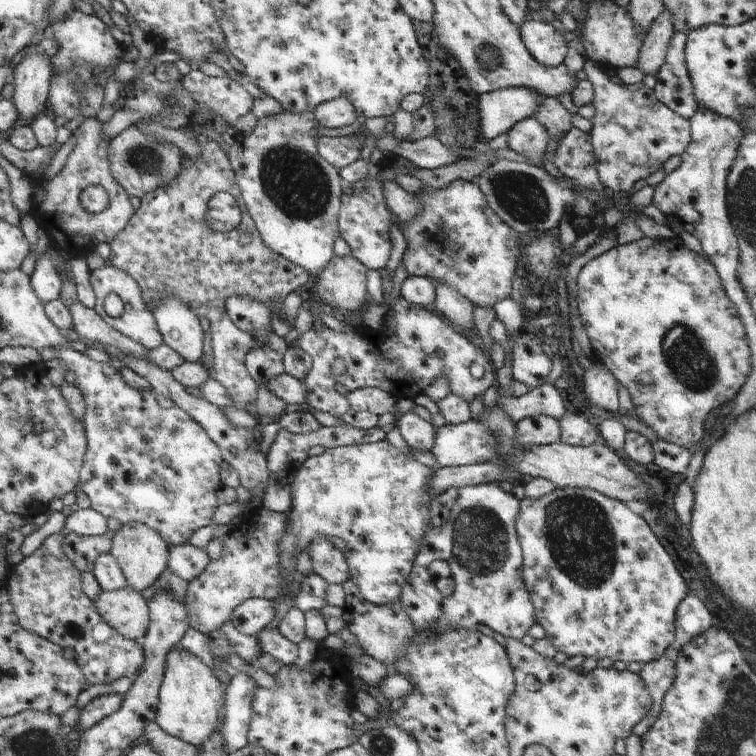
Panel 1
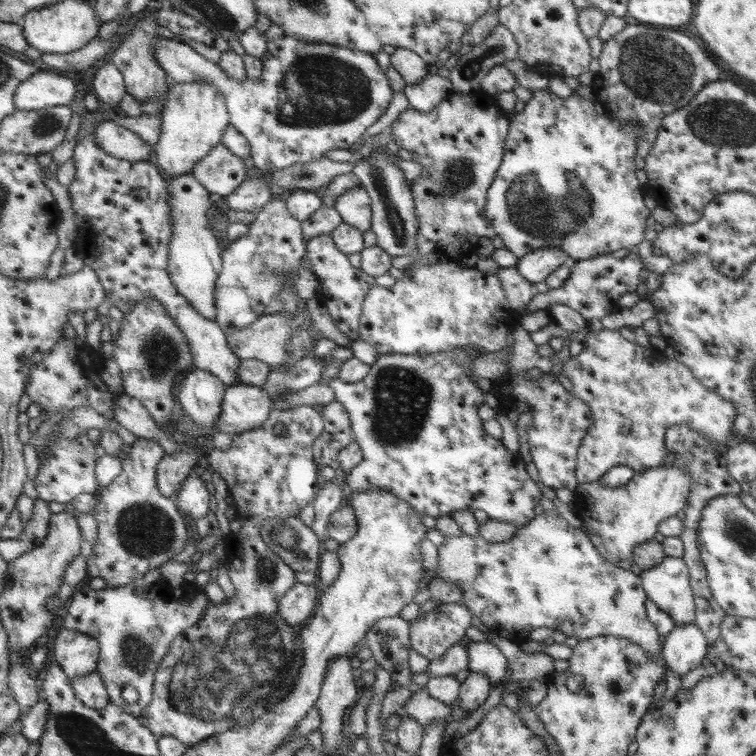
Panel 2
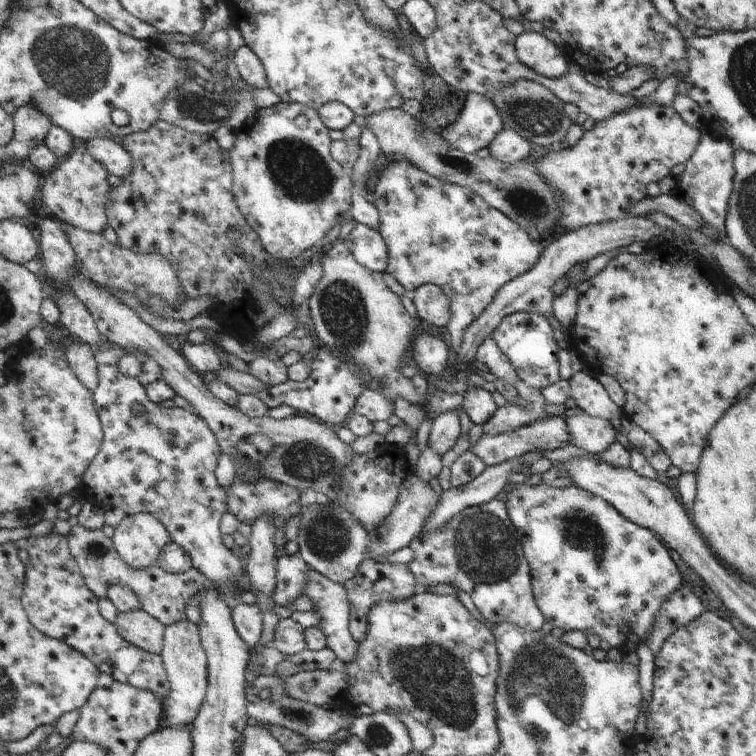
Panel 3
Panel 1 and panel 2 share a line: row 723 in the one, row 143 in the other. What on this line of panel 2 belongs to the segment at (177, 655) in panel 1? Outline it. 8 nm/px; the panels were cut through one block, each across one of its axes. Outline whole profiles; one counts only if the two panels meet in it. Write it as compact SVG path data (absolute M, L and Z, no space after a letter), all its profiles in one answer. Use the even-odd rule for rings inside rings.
M177 84L173 86L169 104L163 116L161 140L155 146L159 168L169 178L193 176L197 164L207 158L225 138L231 128L231 114L225 96L215 84Z

